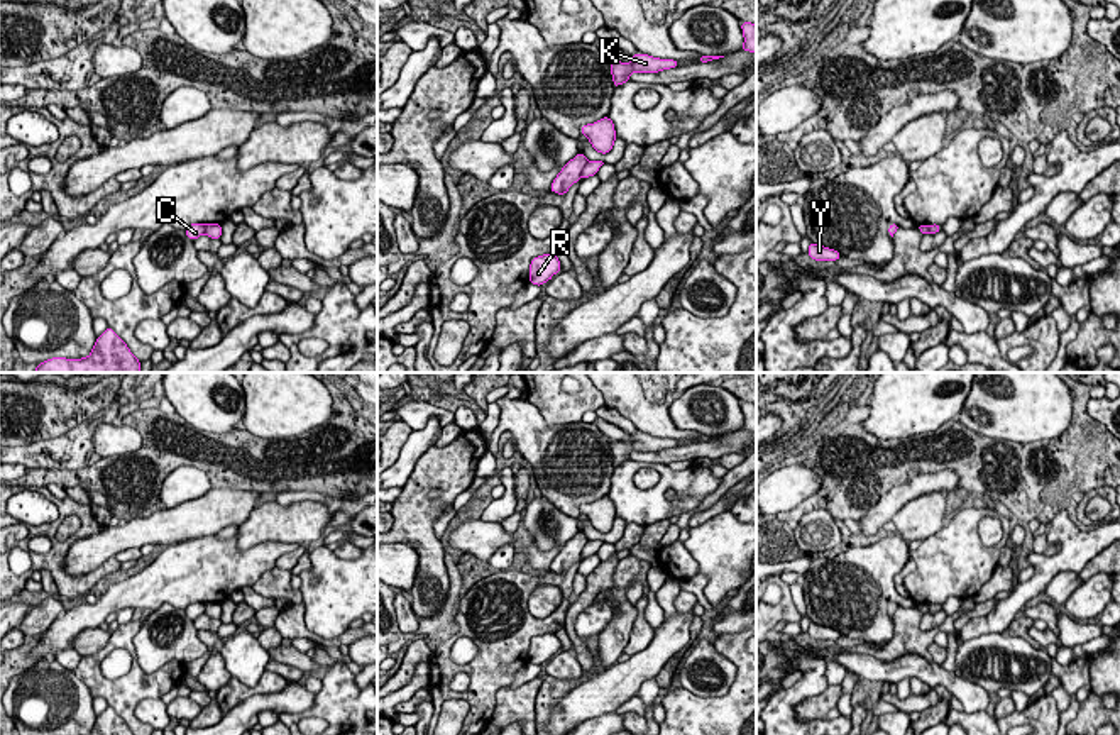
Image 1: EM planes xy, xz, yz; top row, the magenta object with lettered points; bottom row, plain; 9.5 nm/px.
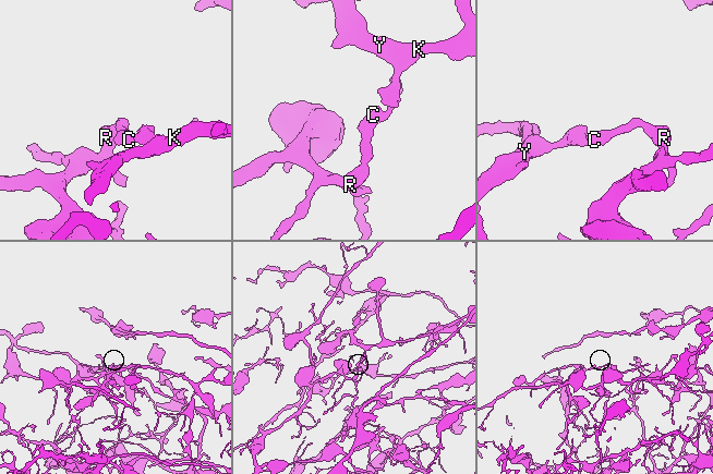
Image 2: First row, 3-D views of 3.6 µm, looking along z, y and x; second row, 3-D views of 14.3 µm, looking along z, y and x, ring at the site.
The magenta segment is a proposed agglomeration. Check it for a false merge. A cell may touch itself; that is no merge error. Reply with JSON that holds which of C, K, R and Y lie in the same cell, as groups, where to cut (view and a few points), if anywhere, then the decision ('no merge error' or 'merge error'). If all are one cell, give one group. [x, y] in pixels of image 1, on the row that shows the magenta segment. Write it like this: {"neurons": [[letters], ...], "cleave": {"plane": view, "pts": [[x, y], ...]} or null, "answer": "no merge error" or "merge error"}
{"neurons": [["C", "R"], ["K", "Y"]], "cleave": {"plane": "xz", "pts": [[587, 161], [581, 175]]}, "answer": "merge error"}

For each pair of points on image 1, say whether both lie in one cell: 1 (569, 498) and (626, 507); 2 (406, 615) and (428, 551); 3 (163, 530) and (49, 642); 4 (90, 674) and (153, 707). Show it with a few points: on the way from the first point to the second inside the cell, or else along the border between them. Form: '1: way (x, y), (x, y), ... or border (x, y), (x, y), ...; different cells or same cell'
1: border (616, 468), (608, 495); different cells
2: border (408, 596), (410, 607), (418, 618); different cells
3: border (207, 536), (181, 539), (168, 546); different cells
4: border (159, 698), (144, 698), (136, 707), (134, 715); different cells

